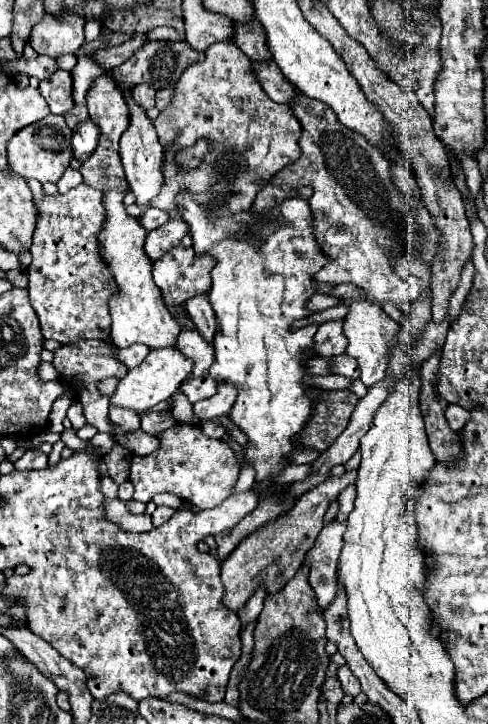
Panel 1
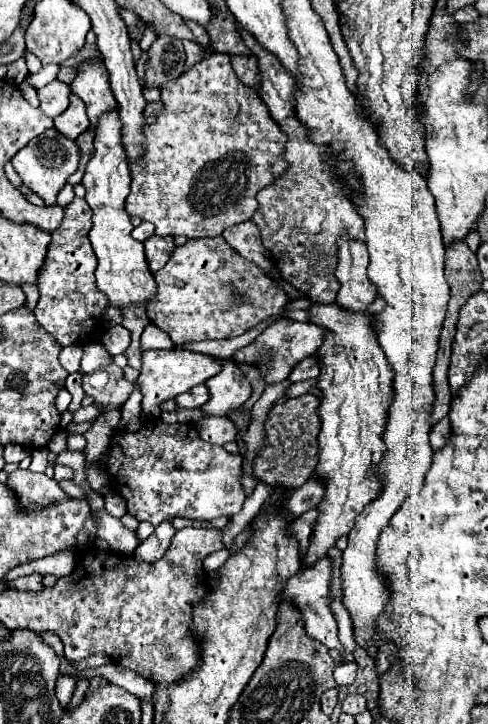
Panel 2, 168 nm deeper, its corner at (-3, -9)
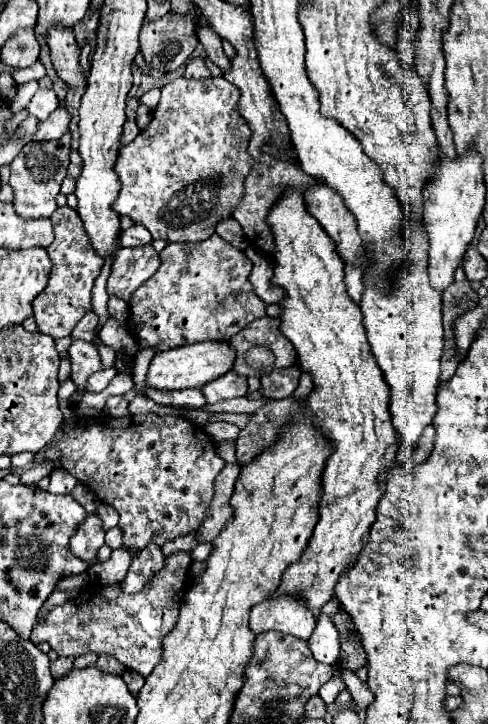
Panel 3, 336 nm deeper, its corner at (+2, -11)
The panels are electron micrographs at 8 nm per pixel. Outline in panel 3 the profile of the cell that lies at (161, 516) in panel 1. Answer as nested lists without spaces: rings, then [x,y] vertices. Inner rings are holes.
[[[150,544],[144,552],[140,552],[140,556],[136,556],[132,560],[128,574],[120,584],[122,592],[126,592],[126,594],[140,592],[152,580],[152,576],[162,570],[162,566],[164,566],[162,550],[156,548],[154,544]]]

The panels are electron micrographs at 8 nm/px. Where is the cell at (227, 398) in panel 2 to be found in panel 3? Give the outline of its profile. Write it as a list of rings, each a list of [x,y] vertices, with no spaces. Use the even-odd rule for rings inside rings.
[[[230,370],[226,372],[224,376],[216,378],[214,382],[208,382],[204,388],[202,388],[204,396],[206,396],[206,402],[208,404],[214,404],[218,400],[226,400],[226,398],[238,398],[238,396],[246,396],[248,392],[248,382],[242,382],[242,378]]]

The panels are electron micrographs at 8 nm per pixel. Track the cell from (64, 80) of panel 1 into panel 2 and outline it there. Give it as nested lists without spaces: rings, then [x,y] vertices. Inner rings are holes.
[[[53,80],[47,86],[37,90],[39,100],[41,100],[41,110],[49,116],[49,118],[57,118],[59,114],[63,114],[69,106],[69,94],[71,88],[69,84],[61,82],[61,80]]]

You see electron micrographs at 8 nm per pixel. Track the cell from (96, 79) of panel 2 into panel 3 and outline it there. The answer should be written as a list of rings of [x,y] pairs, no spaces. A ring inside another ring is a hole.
[[[50,28],[46,34],[50,58],[56,74],[68,84],[70,90],[86,88],[86,76],[78,66],[80,48],[76,44],[72,28]]]

